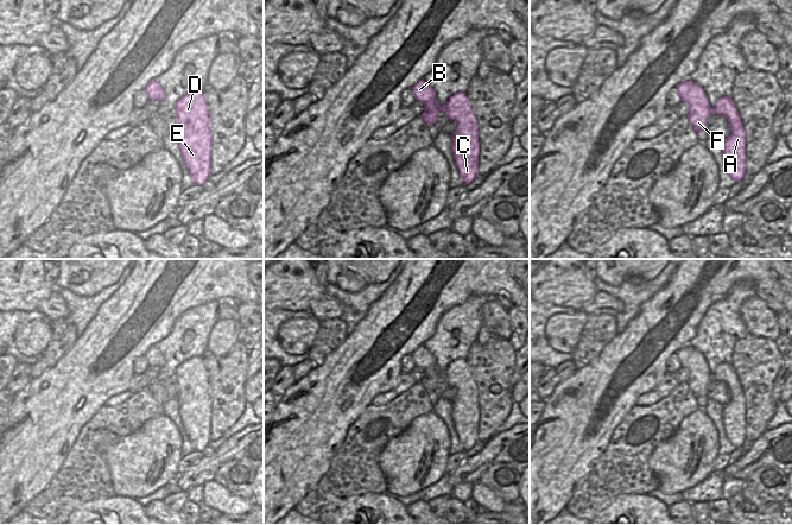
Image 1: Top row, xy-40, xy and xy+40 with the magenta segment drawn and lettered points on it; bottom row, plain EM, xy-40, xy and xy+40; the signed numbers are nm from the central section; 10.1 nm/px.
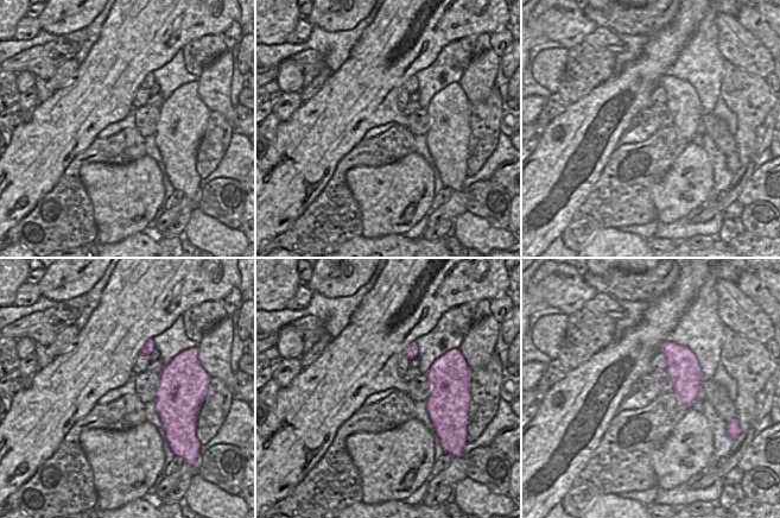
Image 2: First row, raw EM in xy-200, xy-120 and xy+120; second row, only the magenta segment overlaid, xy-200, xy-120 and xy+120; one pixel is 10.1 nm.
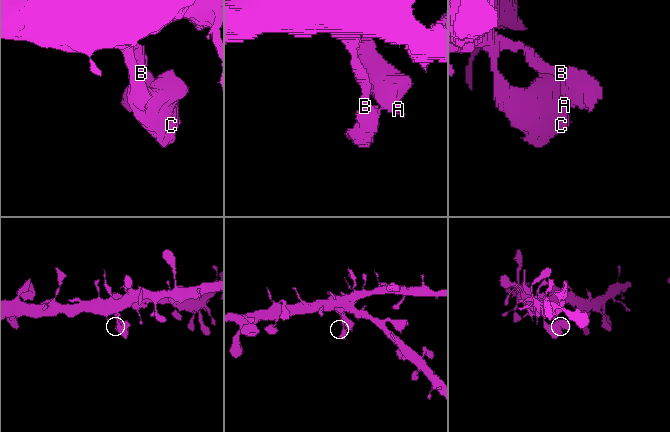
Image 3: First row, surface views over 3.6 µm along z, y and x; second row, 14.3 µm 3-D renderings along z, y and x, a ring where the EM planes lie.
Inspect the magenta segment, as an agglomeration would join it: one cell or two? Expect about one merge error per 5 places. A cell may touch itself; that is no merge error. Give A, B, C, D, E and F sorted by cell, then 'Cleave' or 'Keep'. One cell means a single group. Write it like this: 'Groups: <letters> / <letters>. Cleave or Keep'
Groups: A B C D E F. Keep.

